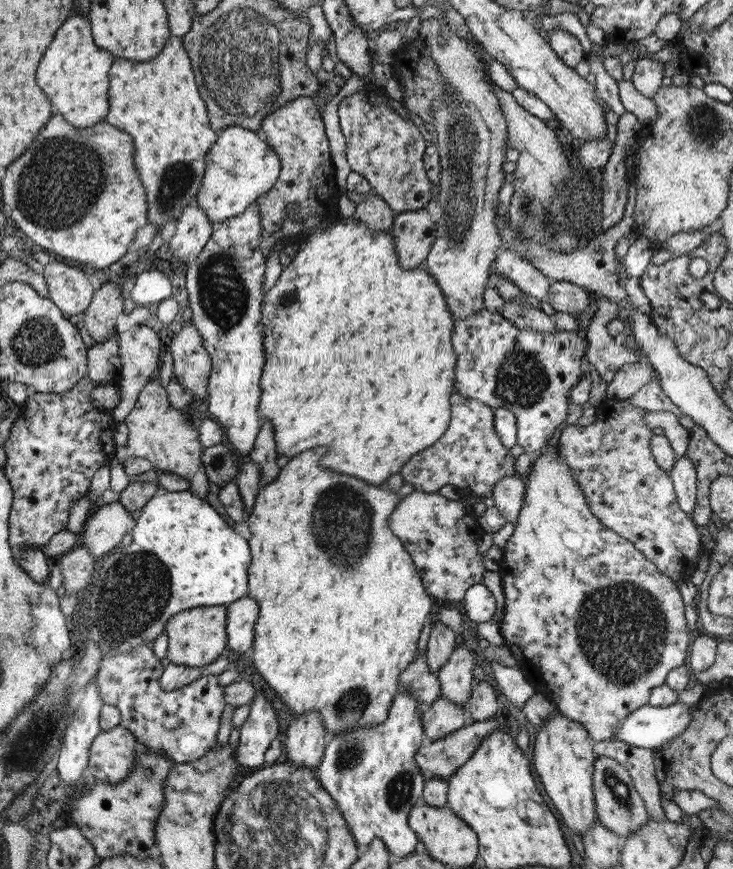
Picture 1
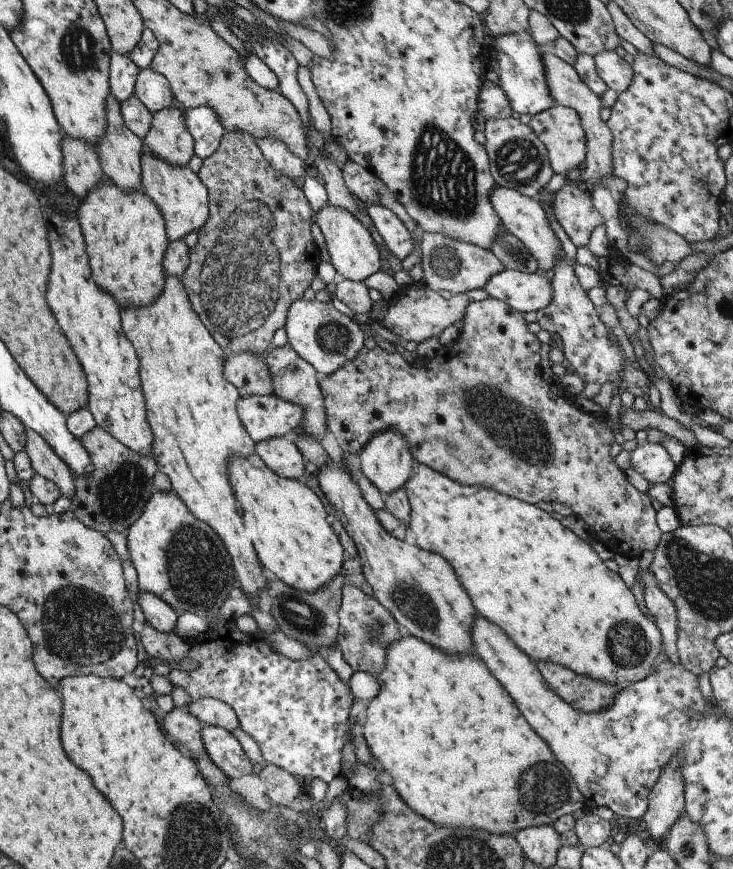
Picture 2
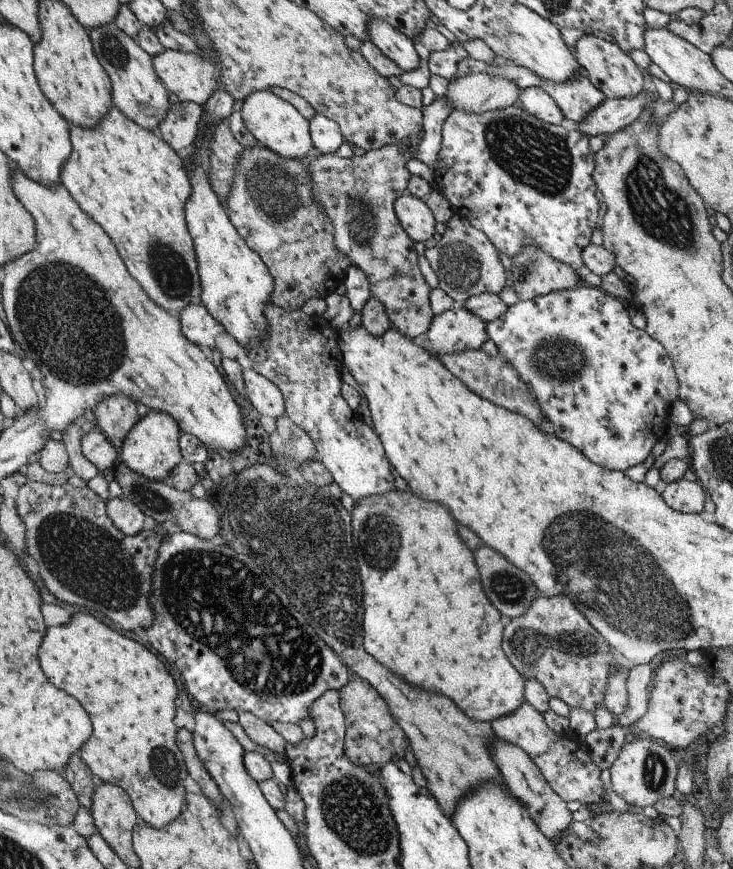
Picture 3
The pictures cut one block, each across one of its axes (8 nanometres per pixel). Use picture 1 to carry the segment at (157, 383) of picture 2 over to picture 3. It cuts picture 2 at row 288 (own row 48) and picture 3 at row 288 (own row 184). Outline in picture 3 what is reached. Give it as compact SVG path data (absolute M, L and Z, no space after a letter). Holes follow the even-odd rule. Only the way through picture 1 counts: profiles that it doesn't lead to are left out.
M112 104L91 128L68 124L70 153L61 165L59 182L79 208L113 240L127 272L139 282L155 304L178 314L189 303L199 302L200 286L192 238L187 232L184 204L190 193L181 154L175 152L156 131L138 127Z

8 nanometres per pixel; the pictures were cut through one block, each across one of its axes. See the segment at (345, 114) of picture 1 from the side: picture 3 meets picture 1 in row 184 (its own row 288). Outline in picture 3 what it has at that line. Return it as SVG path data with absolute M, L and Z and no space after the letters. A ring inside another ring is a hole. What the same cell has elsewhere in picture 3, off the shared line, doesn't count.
M421 136L405 137L398 143L368 150L361 156L353 155L348 159L337 156L335 153L321 154L306 168L310 174L312 197L318 205L322 206L326 217L330 218L336 249L348 258L349 263L358 266L358 269L366 274L370 294L381 301L391 326L414 341L419 341L425 334L433 316L428 303L430 289L419 273L417 255L413 249L414 242L405 234L395 216L394 200L406 192L407 178L410 174L404 164L416 153L420 138Z

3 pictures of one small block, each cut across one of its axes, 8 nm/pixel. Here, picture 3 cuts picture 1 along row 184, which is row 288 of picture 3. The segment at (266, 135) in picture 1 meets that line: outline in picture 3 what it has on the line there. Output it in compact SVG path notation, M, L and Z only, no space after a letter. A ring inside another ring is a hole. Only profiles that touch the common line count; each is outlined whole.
M251 145L250 147L242 147L240 155L236 158L234 164L234 177L232 178L232 185L228 190L228 193L224 196L226 201L226 215L229 222L237 230L237 234L246 242L246 245L259 255L259 258L263 261L266 269L269 271L271 278L273 279L273 290L270 294L269 301L275 306L282 308L284 311L297 310L300 306L308 300L308 298L322 298L334 292L334 289L342 283L344 279L349 260L345 255L342 255L334 245L333 242L333 227L329 217L326 217L326 212L322 209L321 205L318 205L317 201L314 201L312 192L310 189L310 174L303 166L299 159L286 159L281 155L274 153L271 149L261 145Z

